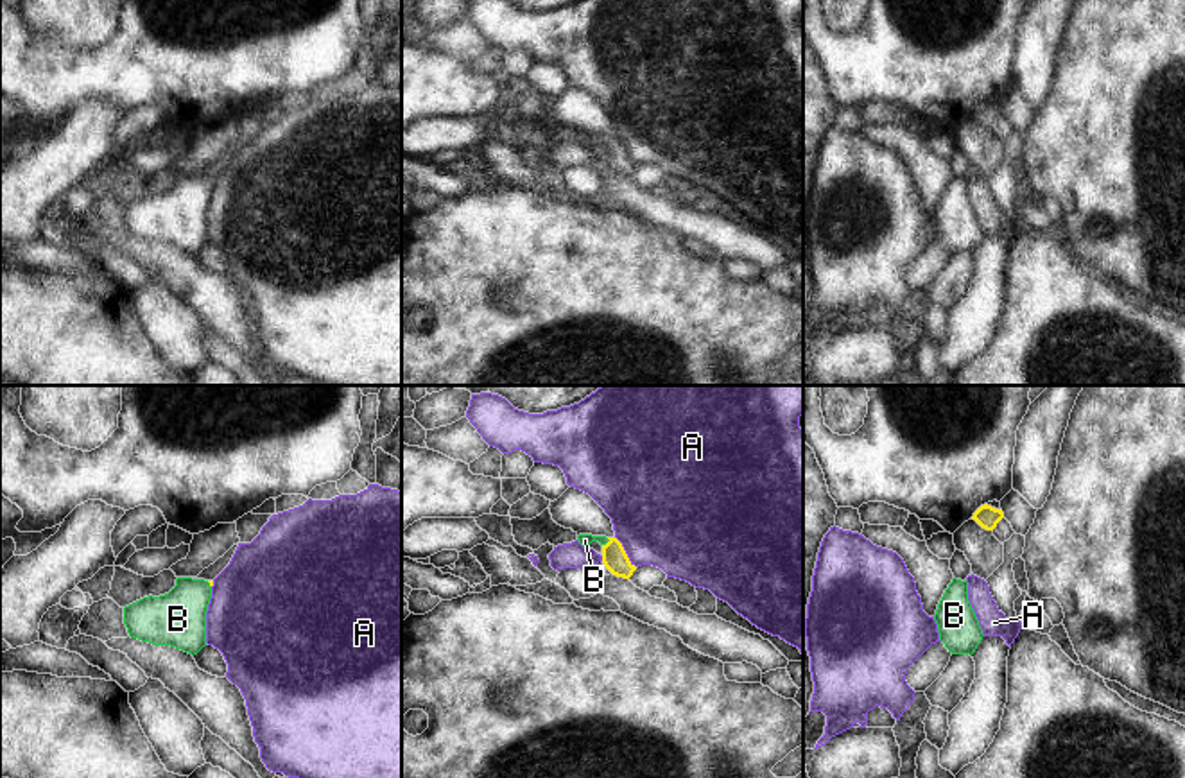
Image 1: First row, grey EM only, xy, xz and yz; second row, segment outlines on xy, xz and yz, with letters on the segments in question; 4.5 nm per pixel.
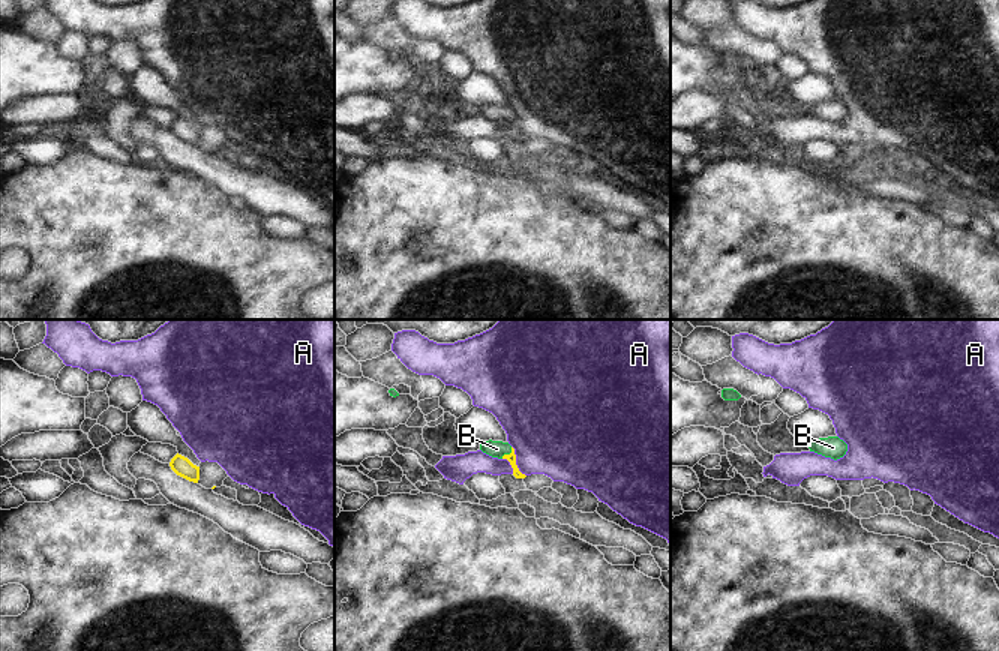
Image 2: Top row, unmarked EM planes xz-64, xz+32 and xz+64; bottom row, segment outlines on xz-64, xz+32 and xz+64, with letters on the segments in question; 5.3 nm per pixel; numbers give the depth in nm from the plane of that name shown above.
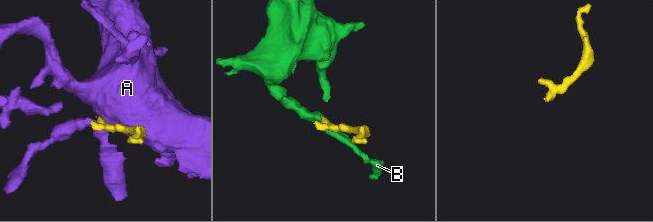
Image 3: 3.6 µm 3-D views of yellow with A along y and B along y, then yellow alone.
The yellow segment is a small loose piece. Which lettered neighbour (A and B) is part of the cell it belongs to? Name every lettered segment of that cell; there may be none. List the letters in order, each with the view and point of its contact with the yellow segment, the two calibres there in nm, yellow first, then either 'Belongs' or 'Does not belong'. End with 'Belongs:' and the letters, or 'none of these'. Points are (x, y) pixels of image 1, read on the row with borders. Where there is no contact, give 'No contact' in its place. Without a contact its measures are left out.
A: Touches yellow at xz (624, 553). Thickness 110 nm (yellow) against 480 nm. Does not belong
B: Touches yellow at xz (608, 542). Thickness 110 nm (yellow) against 60 nm. Belongs
Belongs: B

